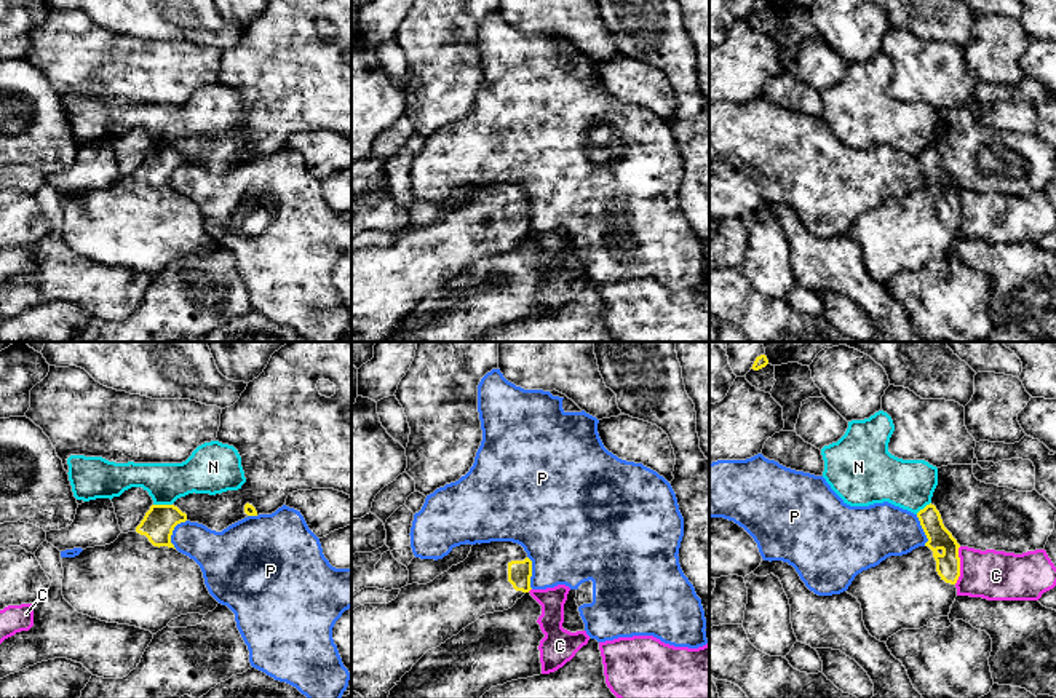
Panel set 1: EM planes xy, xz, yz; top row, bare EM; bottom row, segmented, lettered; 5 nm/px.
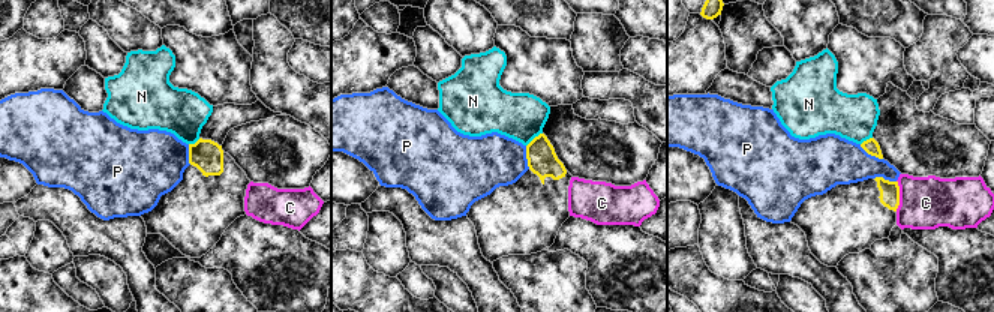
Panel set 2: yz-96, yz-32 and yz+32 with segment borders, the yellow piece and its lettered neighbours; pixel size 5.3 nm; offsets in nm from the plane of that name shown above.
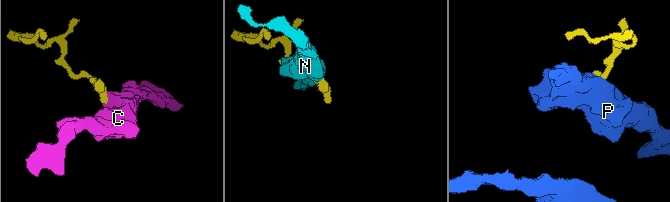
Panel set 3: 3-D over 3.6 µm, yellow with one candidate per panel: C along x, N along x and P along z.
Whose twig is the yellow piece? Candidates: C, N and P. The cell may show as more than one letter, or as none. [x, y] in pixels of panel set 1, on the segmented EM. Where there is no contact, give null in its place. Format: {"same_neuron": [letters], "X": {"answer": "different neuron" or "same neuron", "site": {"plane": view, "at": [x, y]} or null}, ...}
{"same_neuron": [], "C": {"answer": "different neuron", "site": {"plane": "yz", "at": [959, 566]}}, "N": {"answer": "different neuron", "site": {"plane": "xy", "at": [163, 505]}}, "P": {"answer": "different neuron", "site": {"plane": "xy", "at": [171, 532]}}}

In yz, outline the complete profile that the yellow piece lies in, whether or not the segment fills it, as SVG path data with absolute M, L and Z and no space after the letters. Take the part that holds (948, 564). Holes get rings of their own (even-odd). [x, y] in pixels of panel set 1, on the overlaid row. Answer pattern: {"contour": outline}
{"contour": "M927 505L917 513L917 518L928 541L907 554L890 556L879 565L863 570L847 589L861 604L866 629L880 642L887 642L901 629L920 629L933 618L949 617L951 605L957 597L960 545L944 527L935 505Z"}

